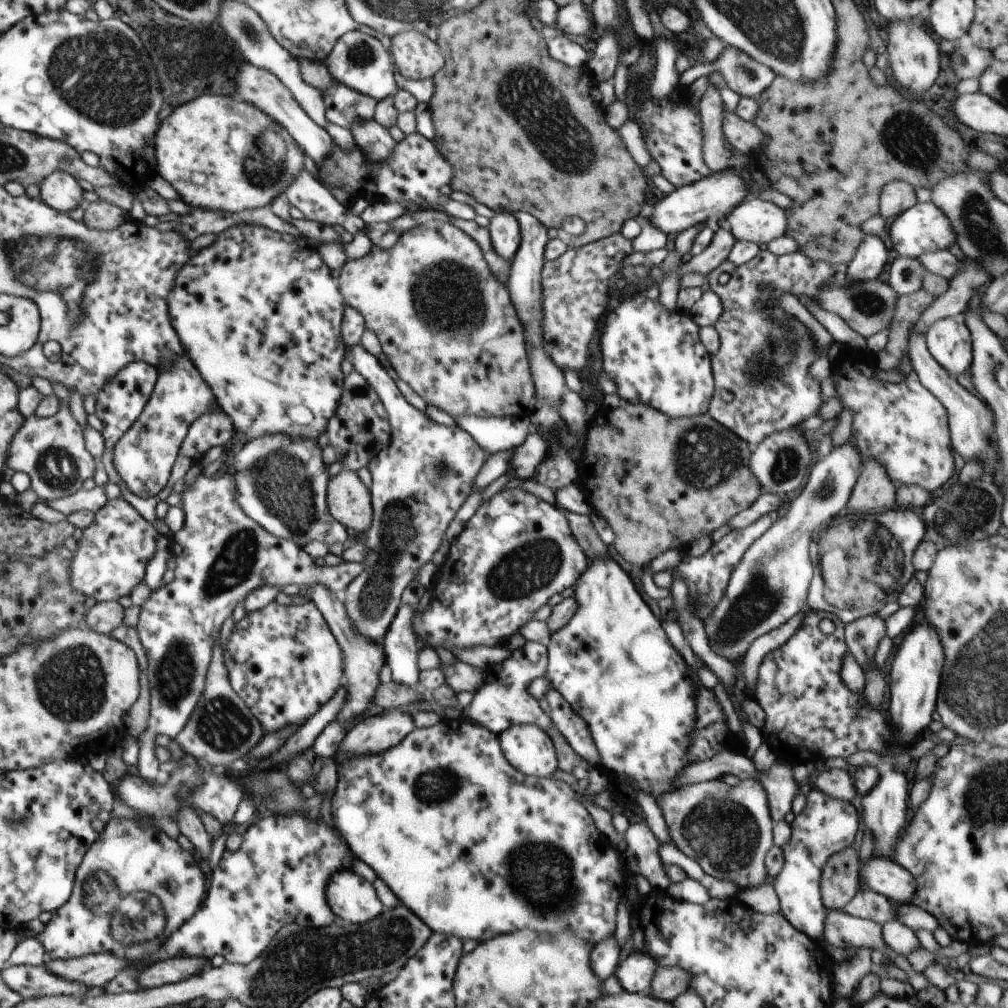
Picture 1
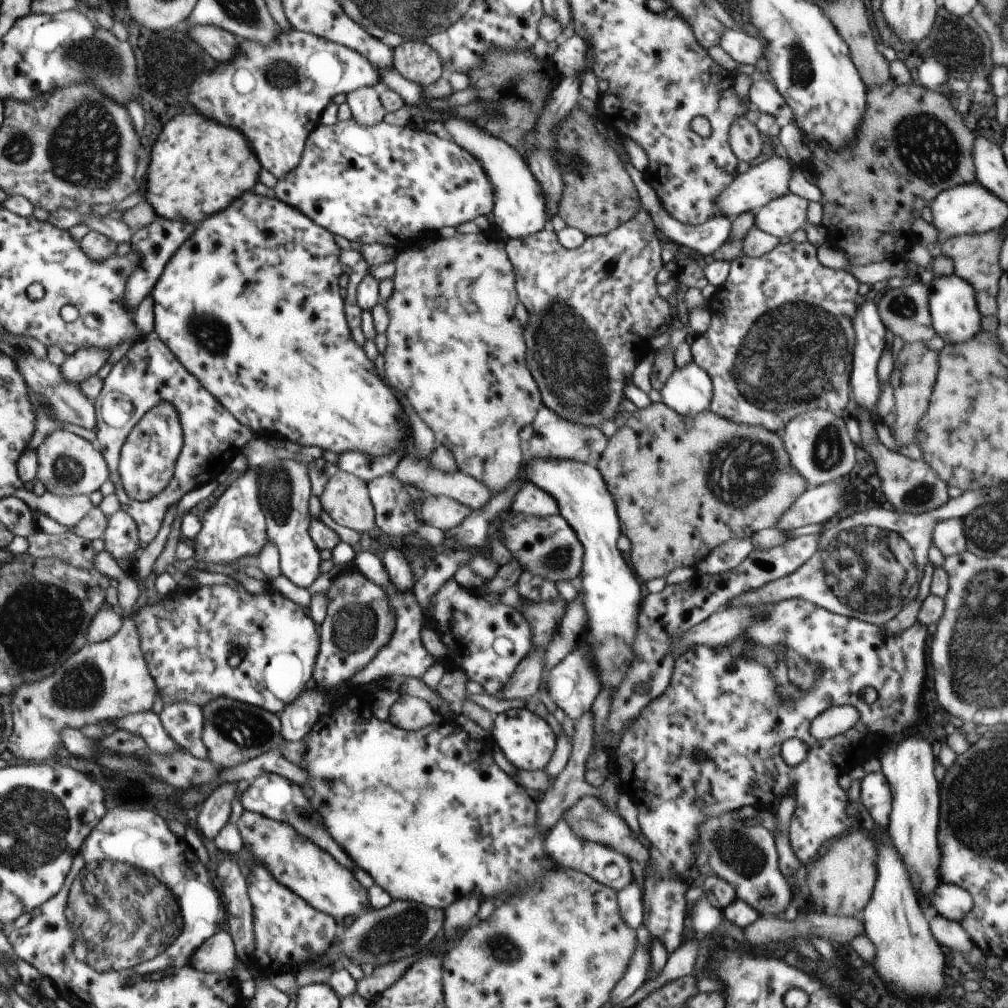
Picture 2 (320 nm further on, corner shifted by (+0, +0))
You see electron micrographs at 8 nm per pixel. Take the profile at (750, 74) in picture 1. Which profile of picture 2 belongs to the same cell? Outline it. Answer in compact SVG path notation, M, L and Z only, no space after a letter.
M766 77L759 81L754 81L748 92L749 100L761 113L768 113L778 118L784 116L788 120L794 118L792 109L778 92L774 82Z

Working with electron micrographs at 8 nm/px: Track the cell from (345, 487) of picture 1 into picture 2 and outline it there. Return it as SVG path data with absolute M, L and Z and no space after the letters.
M337 471L329 478L319 499L323 510L337 525L359 533L370 532L376 527L367 482L355 474Z

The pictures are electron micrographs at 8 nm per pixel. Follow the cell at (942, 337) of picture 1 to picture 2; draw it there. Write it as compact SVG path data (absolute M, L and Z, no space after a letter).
M956 274L935 276L928 287L932 326L937 332L937 336L943 338L946 344L956 344L967 341L982 330L982 316L978 311L975 299L977 292L968 281L965 281Z

